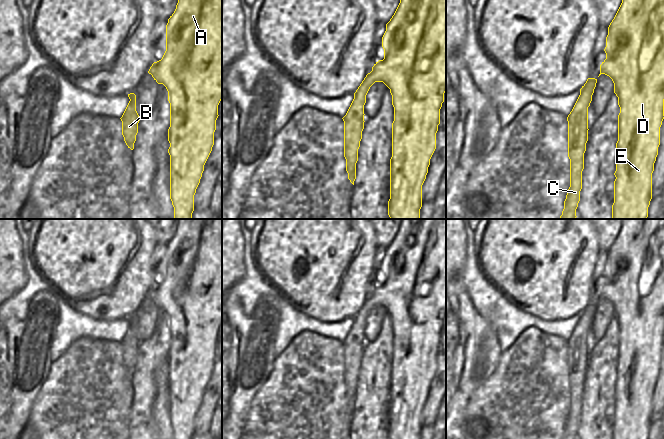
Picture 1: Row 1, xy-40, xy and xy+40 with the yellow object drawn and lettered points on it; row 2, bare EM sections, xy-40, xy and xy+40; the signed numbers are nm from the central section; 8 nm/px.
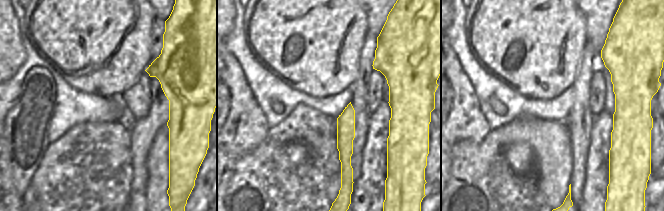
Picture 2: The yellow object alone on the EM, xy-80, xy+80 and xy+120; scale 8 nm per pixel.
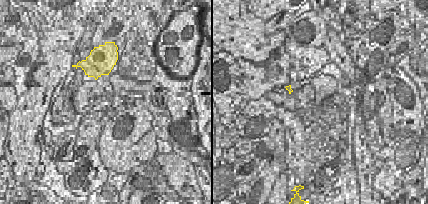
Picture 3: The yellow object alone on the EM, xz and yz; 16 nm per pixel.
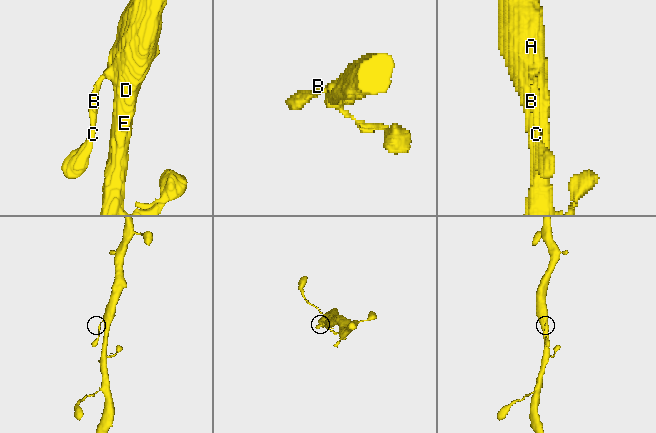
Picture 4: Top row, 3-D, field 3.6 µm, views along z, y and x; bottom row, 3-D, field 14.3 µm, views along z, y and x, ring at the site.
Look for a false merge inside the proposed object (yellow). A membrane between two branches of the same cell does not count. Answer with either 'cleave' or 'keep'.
keep

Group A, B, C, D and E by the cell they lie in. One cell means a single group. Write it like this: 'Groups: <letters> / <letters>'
Groups: A B C D E

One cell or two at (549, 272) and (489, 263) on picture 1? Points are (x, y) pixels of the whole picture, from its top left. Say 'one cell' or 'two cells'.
one cell

